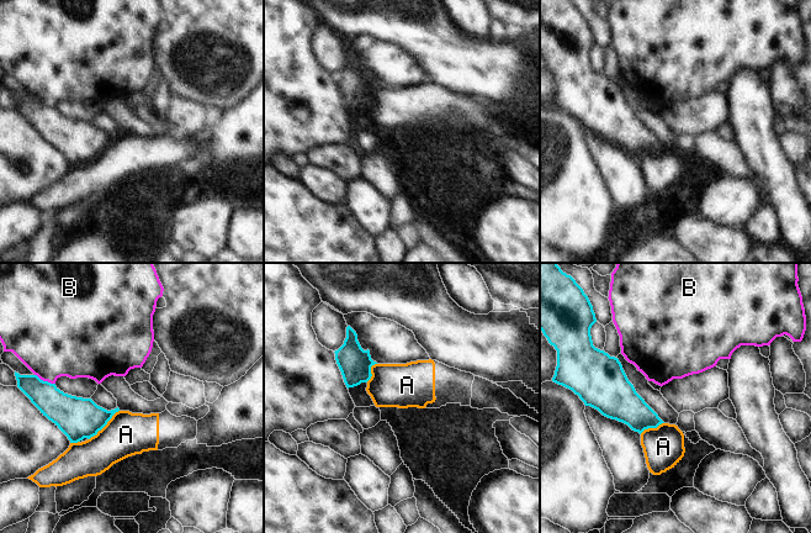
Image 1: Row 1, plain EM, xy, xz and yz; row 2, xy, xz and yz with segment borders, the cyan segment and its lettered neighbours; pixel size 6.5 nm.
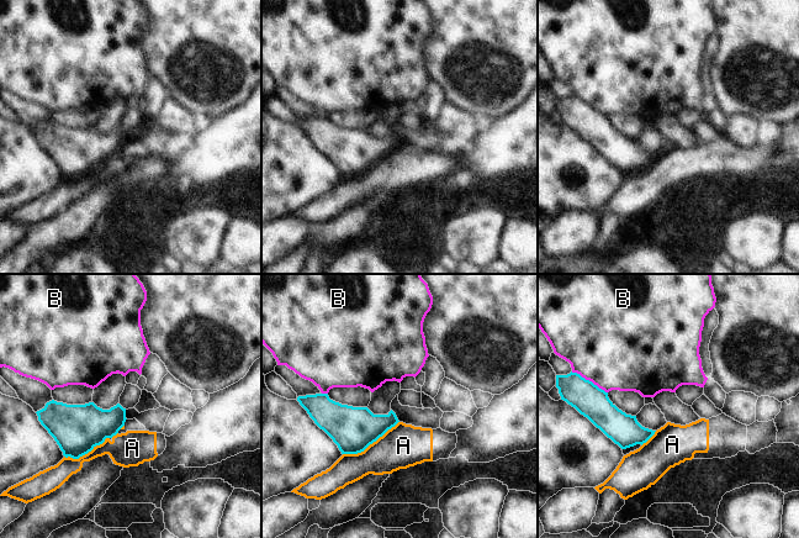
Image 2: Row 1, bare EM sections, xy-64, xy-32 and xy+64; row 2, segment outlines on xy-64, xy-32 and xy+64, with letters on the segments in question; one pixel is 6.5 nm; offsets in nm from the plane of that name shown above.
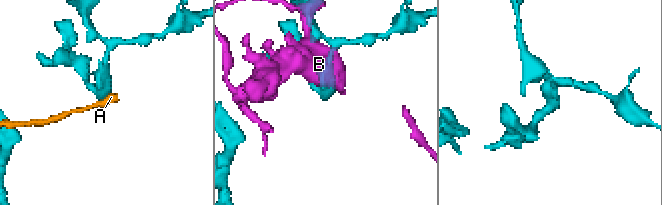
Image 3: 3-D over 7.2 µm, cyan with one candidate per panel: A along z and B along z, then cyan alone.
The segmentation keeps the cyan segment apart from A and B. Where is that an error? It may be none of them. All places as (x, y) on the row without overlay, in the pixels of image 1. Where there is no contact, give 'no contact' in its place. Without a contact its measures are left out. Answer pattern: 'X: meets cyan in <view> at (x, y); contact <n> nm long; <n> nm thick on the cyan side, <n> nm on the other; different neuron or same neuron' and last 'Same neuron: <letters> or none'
A: meets cyan in xy at (104, 149); contact 280 nm long; 260 nm thick on the cyan side, 280 nm on the other; different neuron
B: meets cyan in xy at (44, 105); contact 150 nm long; 220 nm thick on the cyan side, 440 nm on the other; different neuron
Same neuron: none

